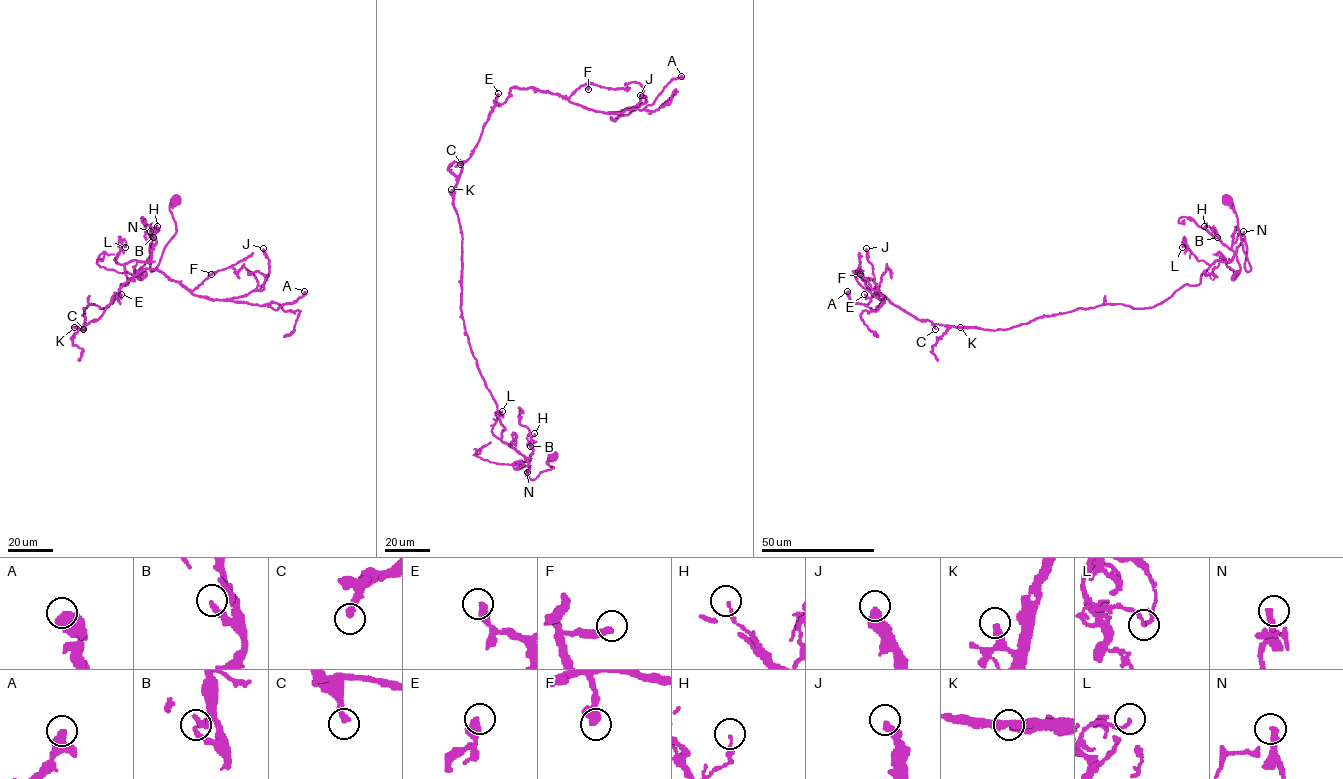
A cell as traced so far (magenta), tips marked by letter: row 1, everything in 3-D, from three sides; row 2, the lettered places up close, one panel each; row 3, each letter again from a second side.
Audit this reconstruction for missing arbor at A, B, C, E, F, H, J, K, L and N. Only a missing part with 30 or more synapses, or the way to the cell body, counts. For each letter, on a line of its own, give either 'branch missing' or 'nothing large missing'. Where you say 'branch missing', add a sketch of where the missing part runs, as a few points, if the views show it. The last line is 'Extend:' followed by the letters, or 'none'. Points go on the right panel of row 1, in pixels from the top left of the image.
A: nothing large missing
B: nothing large missing
C: nothing large missing
E: nothing large missing
F: nothing large missing
H: nothing large missing
J: nothing large missing
K: nothing large missing
L: nothing large missing
N: branch missing; missing branch runs (1243, 231), (1238, 217), (1210, 192), (1208, 182), (1200, 178), (1196, 182)
Extend: N

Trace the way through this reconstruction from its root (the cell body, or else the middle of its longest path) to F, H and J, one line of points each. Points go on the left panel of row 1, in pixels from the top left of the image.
F: (176, 199), (158, 266), (150, 234), (151, 258), (76, 327), (144, 270), (192, 291), (211, 274)
H: (176, 199), (169, 208), (176, 233), (165, 247), (158, 266), (151, 271), (149, 235), (153, 248), (157, 226)
J: (176, 199), (158, 266), (150, 234), (151, 258), (77, 328), (148, 268), (246, 296), (263, 248)

